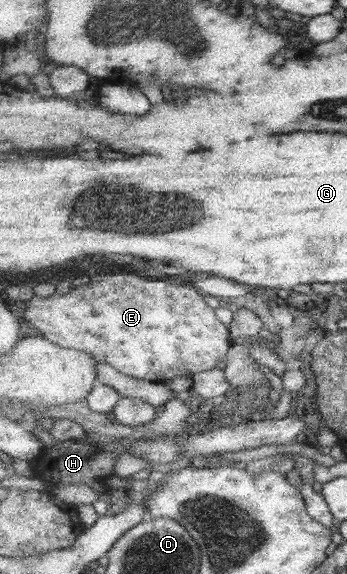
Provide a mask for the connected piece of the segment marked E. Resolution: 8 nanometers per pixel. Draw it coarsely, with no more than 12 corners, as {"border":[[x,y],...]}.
{"border":[[97,276],[33,298],[56,345],[140,380],[217,368],[233,345],[173,278]]}

